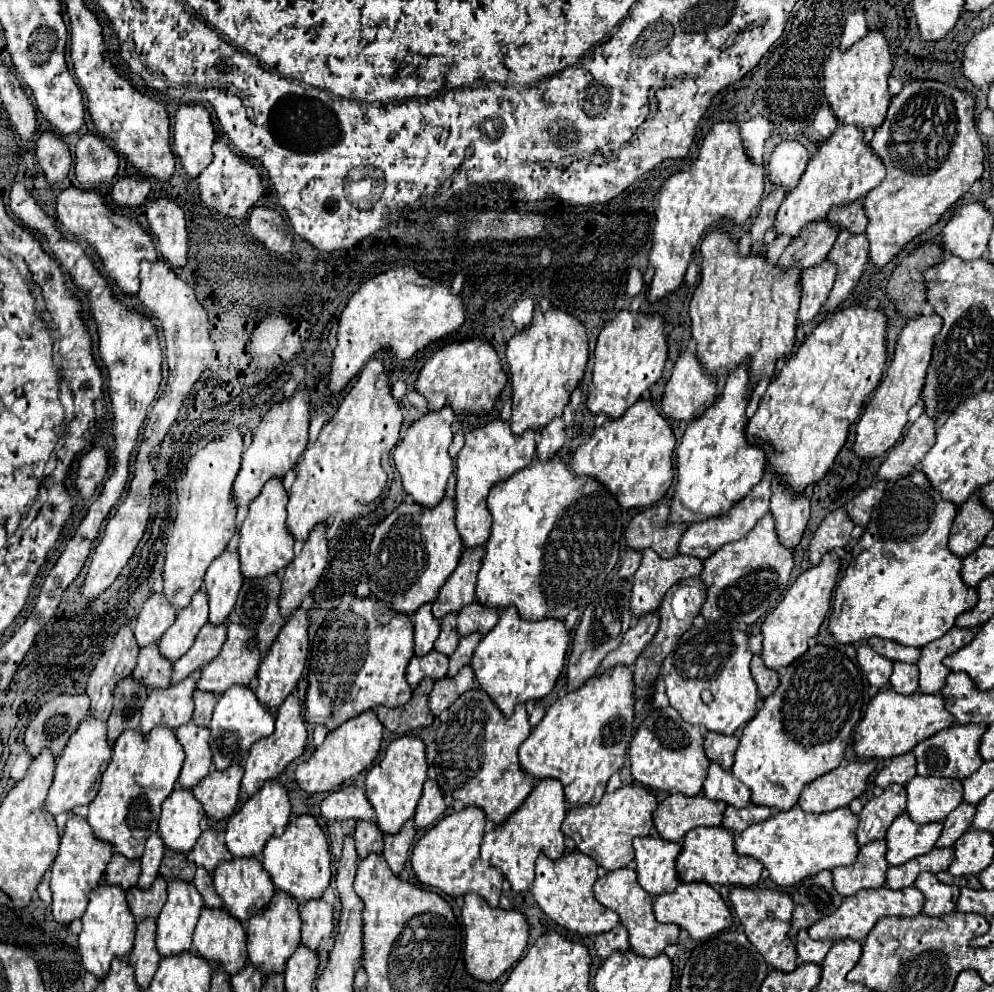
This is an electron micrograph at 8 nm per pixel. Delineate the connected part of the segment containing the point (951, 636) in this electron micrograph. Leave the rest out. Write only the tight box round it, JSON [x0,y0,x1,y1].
[917,627,975,693]

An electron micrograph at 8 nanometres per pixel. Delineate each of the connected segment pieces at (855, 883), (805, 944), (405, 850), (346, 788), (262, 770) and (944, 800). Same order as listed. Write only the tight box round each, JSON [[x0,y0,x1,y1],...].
[[831,839,889,897],[795,929,833,965],[383,819,415,875],[321,783,375,821],[241,695,307,795],[905,775,963,823]]

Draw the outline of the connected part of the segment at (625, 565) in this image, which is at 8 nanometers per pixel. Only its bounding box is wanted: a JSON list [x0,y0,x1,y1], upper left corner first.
[619,549,641,577]

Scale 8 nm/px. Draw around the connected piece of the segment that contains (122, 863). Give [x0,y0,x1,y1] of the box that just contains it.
[105,853,141,889]

